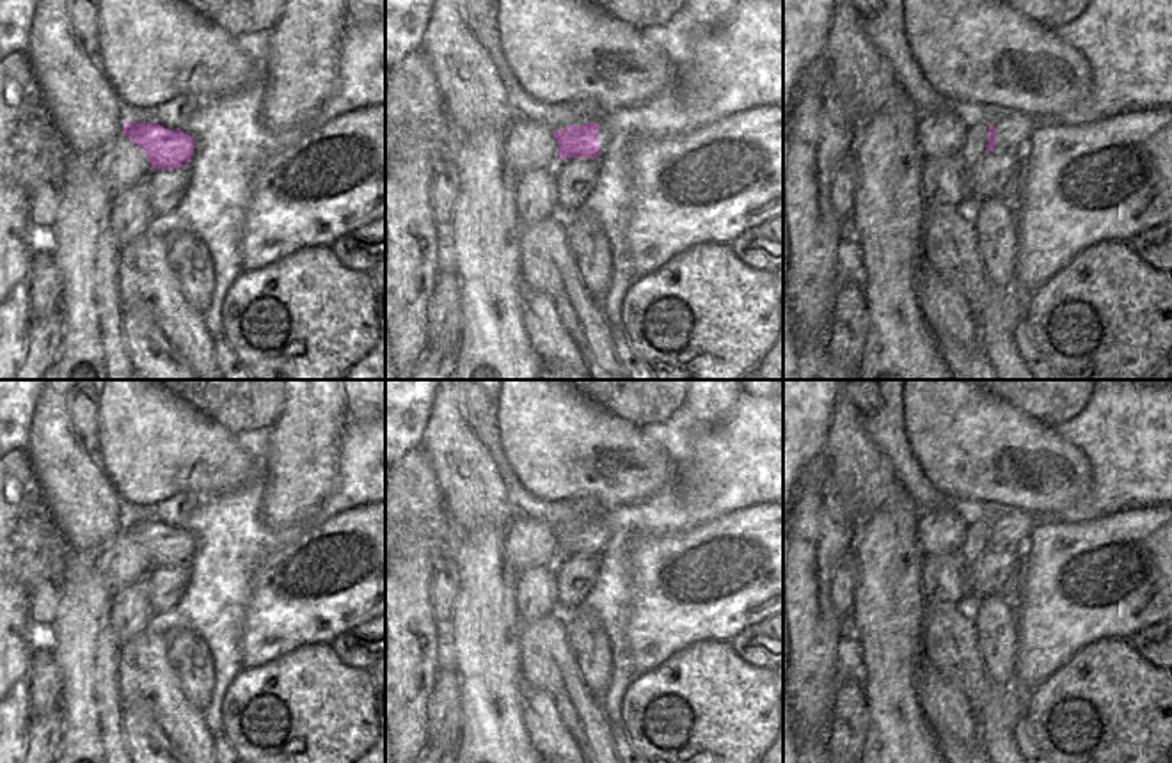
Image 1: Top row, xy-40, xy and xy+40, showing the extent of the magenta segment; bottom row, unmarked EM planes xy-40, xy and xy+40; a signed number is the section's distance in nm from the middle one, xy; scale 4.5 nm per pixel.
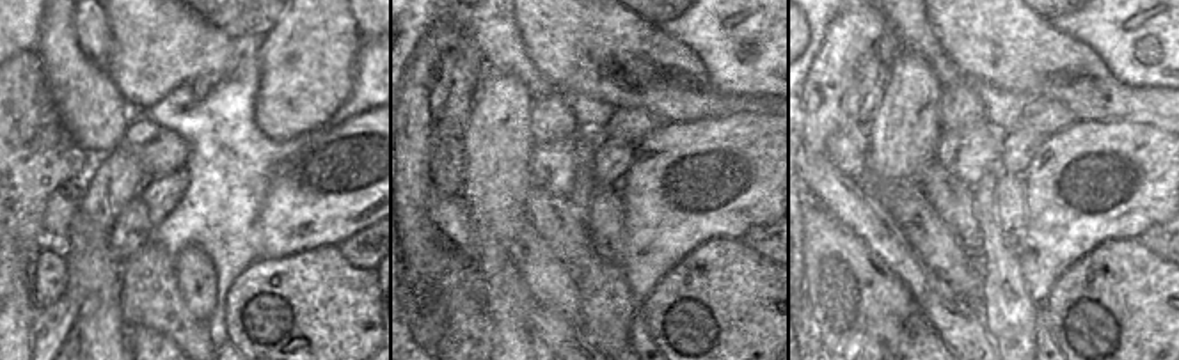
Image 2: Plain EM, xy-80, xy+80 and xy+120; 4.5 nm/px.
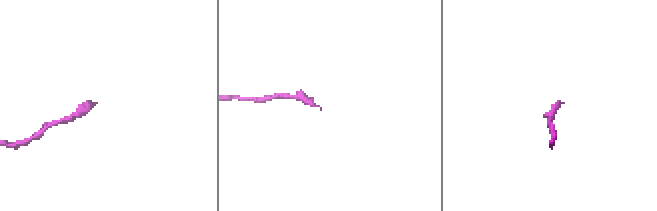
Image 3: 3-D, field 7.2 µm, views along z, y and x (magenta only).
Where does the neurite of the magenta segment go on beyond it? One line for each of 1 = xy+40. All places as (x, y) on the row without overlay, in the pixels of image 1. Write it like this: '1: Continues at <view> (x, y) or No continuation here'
1: Continues at xy+40 (1014, 527).

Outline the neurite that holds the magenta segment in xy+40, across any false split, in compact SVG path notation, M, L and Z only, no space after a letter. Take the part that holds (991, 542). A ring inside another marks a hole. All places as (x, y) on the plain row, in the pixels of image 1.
M1007 509L993 523L989 523L989 539L986 548L993 548L994 552L1009 548L1023 559L1025 547L1037 522L1037 516L1023 509Z

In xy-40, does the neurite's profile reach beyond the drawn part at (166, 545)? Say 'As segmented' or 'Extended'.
As segmented.

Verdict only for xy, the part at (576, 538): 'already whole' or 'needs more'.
needs more

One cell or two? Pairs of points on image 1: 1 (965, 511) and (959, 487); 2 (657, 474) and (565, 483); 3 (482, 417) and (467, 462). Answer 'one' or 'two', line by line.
1: two
2: one
3: two

